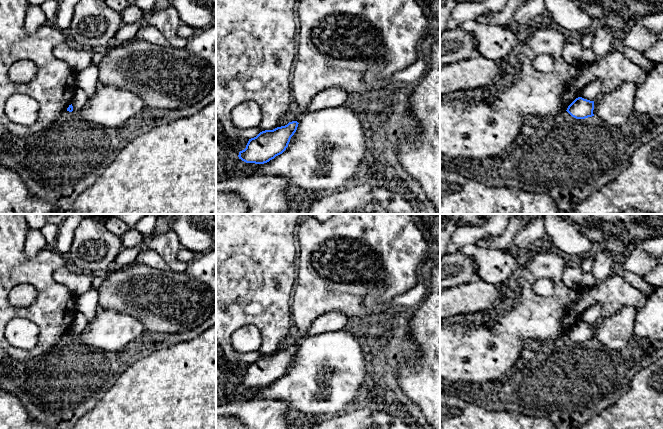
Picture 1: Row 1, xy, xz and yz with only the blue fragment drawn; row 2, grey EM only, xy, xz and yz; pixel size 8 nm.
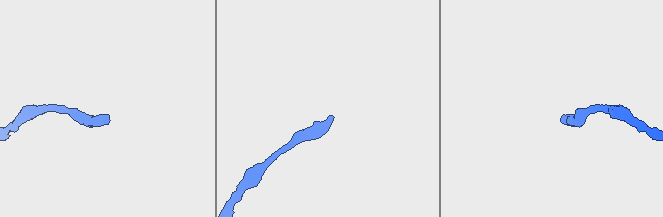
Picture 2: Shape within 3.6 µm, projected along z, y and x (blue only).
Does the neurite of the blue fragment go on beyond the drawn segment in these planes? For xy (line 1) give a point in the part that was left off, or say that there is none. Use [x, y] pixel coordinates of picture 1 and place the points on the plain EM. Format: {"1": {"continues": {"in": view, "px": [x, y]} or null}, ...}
{"1": {"continues": null}}

